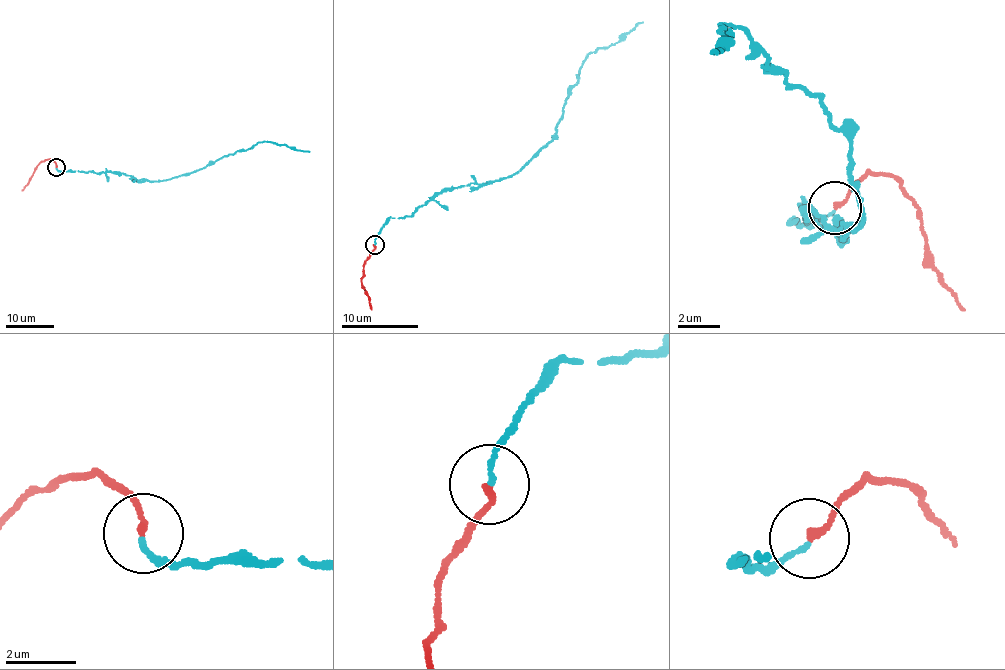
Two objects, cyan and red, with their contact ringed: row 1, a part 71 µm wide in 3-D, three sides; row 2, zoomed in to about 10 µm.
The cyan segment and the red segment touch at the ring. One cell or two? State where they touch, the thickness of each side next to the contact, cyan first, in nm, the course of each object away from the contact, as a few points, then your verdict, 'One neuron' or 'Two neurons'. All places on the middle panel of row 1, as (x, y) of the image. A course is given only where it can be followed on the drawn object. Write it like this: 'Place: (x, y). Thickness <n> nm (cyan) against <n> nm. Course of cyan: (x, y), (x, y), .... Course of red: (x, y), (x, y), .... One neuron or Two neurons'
Place: (374, 244). Thickness 120 nm (cyan) against 180 nm. Course of cyan: (374, 244), (391, 217), (411, 216), (439, 193), (518, 173), (556, 132), (584, 60), (644, 21). Course of red: (374, 244), (363, 275), (371, 309). Two neurons

